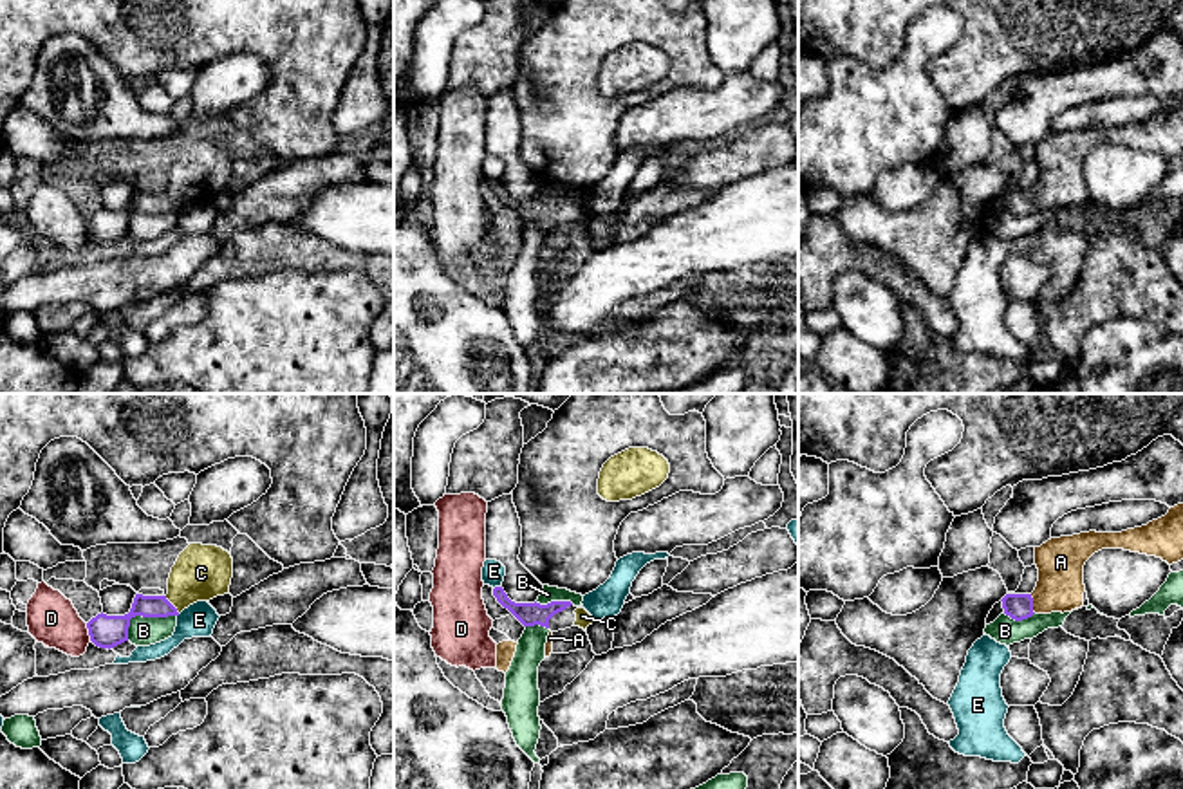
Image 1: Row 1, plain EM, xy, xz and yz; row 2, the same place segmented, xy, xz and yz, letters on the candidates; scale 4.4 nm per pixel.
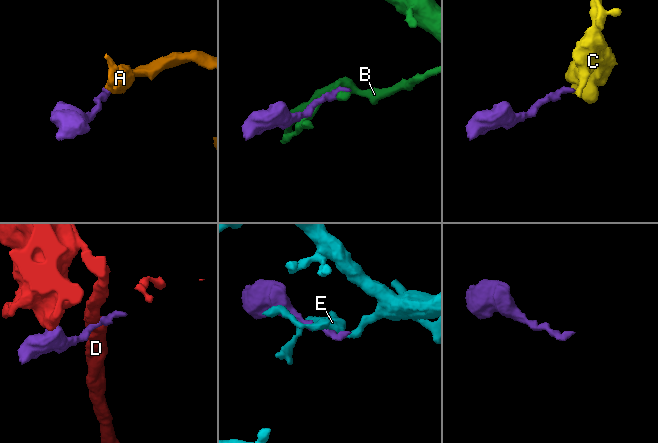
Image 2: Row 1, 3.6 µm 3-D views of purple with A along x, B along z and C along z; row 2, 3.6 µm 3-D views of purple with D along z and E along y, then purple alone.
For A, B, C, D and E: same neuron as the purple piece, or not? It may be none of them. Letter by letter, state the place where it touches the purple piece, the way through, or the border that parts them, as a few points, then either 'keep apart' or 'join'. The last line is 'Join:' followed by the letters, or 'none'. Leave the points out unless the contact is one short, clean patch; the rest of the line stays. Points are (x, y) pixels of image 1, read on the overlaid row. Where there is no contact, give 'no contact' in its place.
A: meets purple in yz at (1032, 603); runs through yz (1019, 607), (1032, 603), (1061, 575), (1061, 562); join
B: meets purple in xy at (143, 616); border along xy (176, 614), (134, 616), (127, 640); keep apart
C: meets purple in xy at (172, 605); runs through xy (143, 605), (172, 605), (201, 573); join
D: meets purple in xy at (89, 632); border along xy (85, 623), (93, 641); keep apart
E: meets purple in xz at (495, 587); keep apart
Join: A, C

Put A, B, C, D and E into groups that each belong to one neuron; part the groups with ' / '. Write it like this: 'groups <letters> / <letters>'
groups A C / B / D / E

